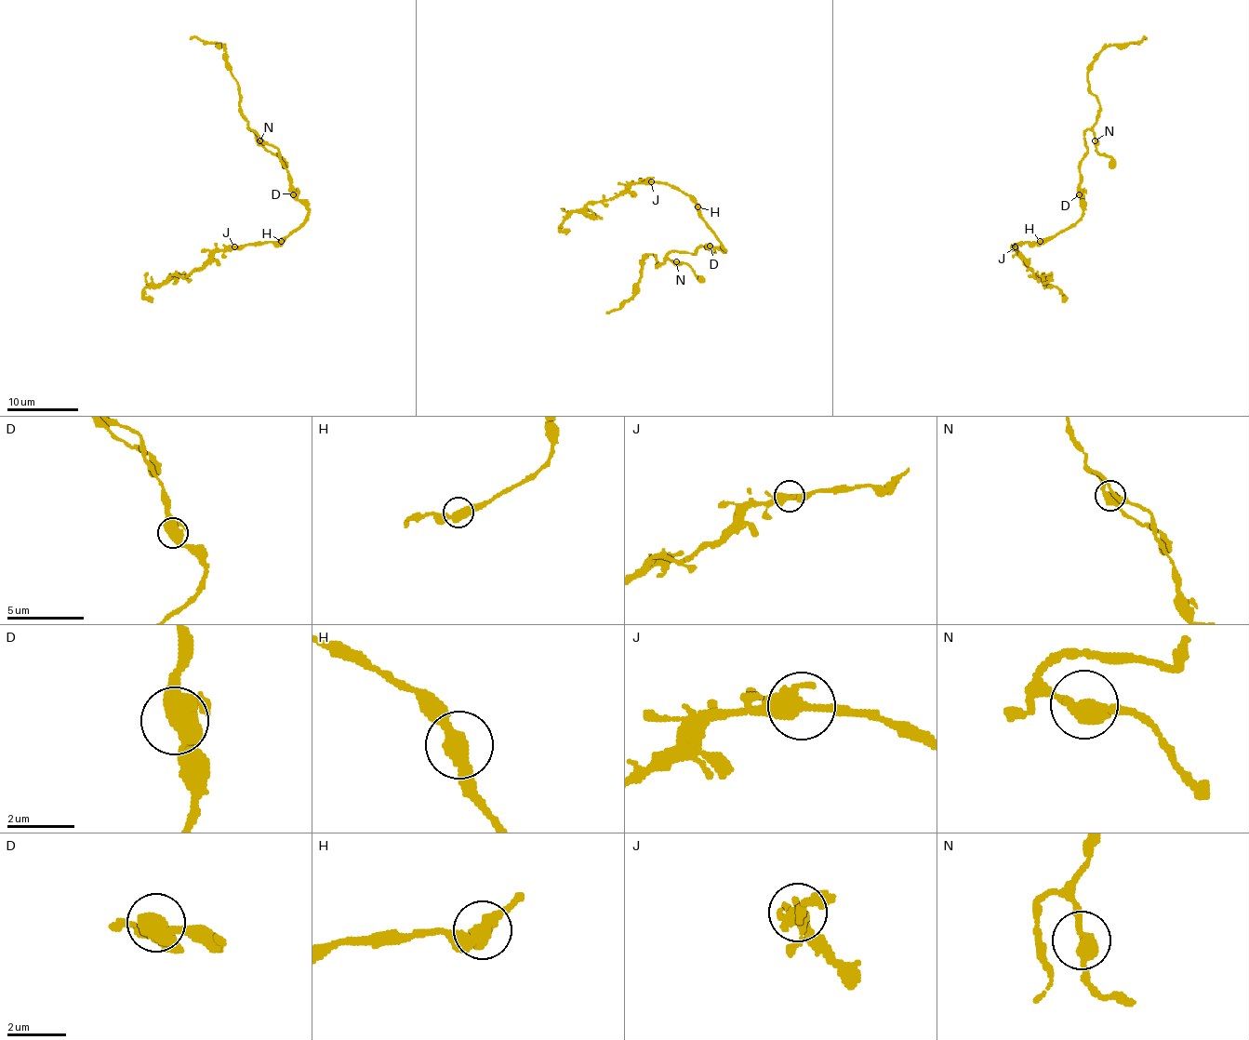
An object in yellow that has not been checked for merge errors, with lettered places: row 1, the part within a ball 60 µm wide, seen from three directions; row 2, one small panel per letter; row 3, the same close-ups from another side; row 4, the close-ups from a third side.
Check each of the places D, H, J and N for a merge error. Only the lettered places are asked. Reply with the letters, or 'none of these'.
J

